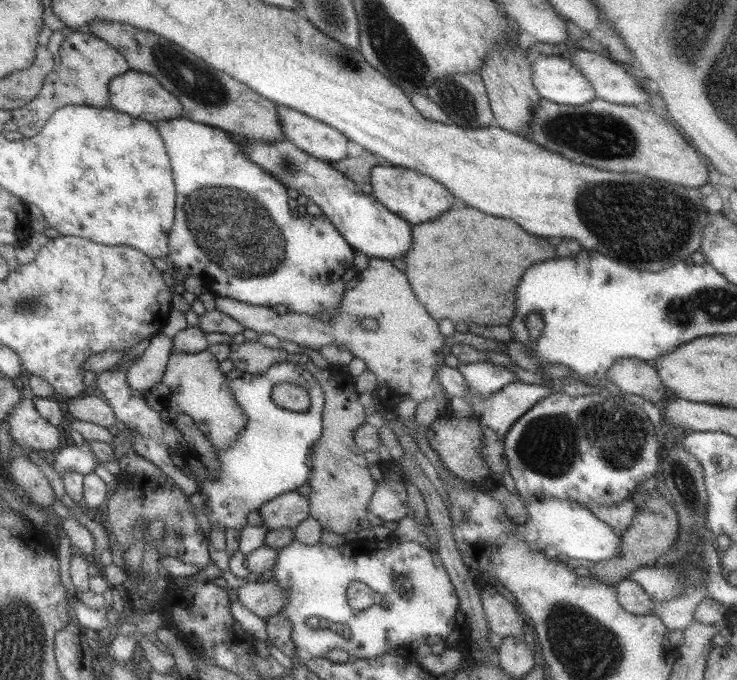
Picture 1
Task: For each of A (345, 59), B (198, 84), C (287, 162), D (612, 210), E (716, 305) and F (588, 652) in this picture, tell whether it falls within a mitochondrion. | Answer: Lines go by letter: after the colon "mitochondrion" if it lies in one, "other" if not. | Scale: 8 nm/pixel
A: mitochondrion
B: mitochondrion
C: mitochondrion
D: mitochondrion
E: mitochondrion
F: mitochondrion

